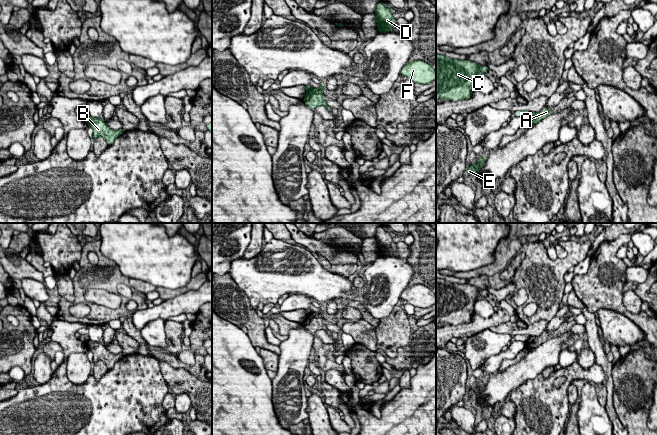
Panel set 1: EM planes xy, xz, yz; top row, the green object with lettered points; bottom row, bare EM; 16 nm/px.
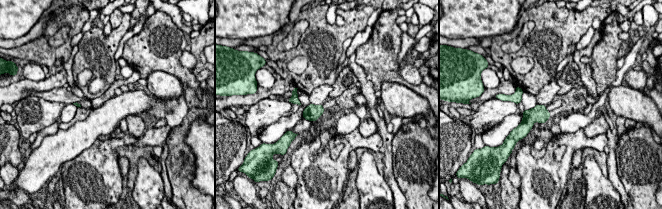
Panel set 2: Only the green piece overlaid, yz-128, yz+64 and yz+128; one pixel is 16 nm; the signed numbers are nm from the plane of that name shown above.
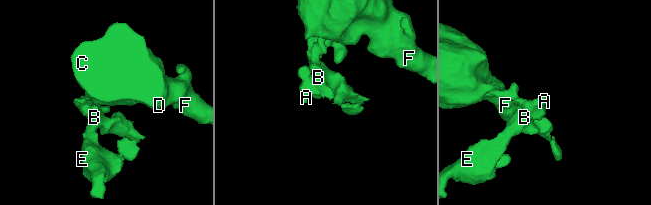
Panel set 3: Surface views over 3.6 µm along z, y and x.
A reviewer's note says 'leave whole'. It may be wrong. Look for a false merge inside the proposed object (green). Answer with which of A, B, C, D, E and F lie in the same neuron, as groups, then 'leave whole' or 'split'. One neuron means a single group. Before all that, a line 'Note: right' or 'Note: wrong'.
Note: wrong
A B E / C D F; split

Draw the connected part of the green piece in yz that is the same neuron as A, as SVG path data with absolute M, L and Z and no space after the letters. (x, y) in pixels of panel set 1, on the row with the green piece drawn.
M546 107L539 112L529 112L528 116L525 118L525 123L527 123L528 126L534 125L542 119L546 118L551 113L551 109Z

